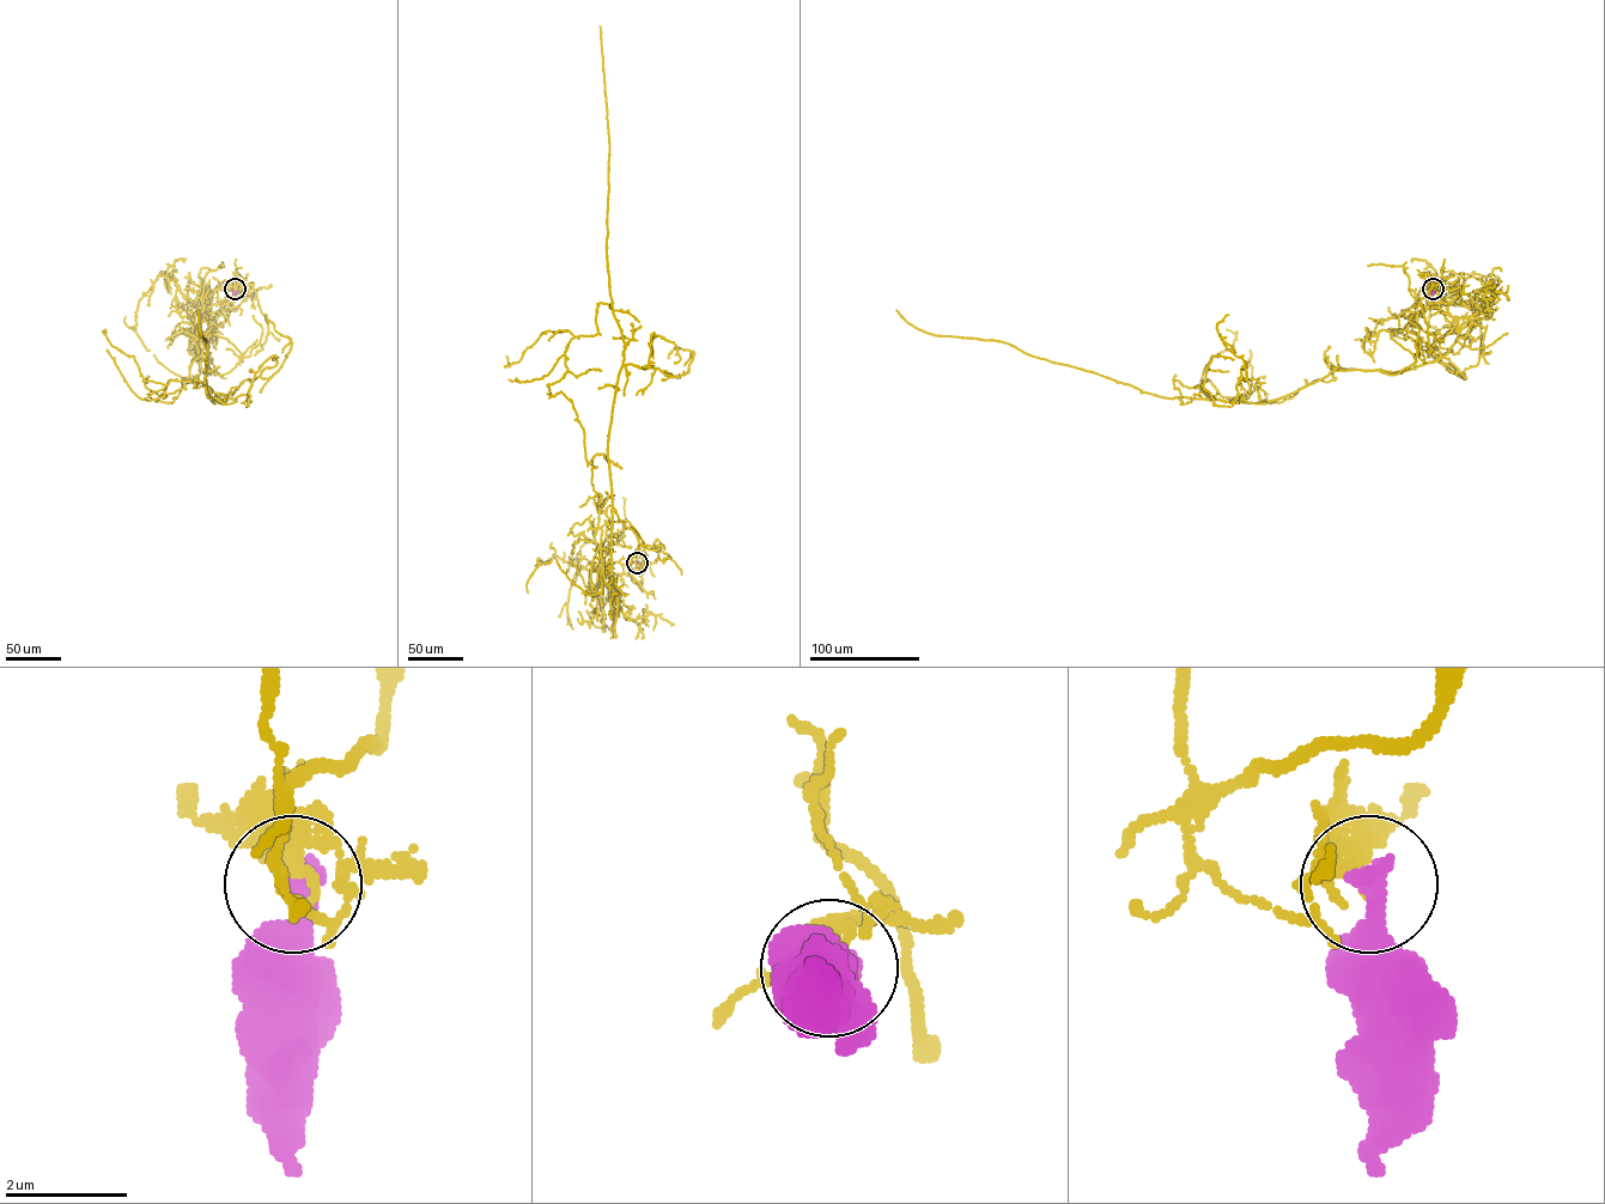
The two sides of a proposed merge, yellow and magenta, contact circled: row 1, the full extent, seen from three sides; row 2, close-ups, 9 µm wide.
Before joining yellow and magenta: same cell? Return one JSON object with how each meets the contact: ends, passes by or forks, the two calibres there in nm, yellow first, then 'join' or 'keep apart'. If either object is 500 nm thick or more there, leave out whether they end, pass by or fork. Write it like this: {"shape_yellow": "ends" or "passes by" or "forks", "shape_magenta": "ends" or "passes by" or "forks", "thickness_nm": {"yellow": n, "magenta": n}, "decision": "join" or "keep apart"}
{"shape_yellow": "ends", "shape_magenta": "ends", "thickness_nm": {"yellow": 200, "magenta": 480}, "decision": "keep apart"}

